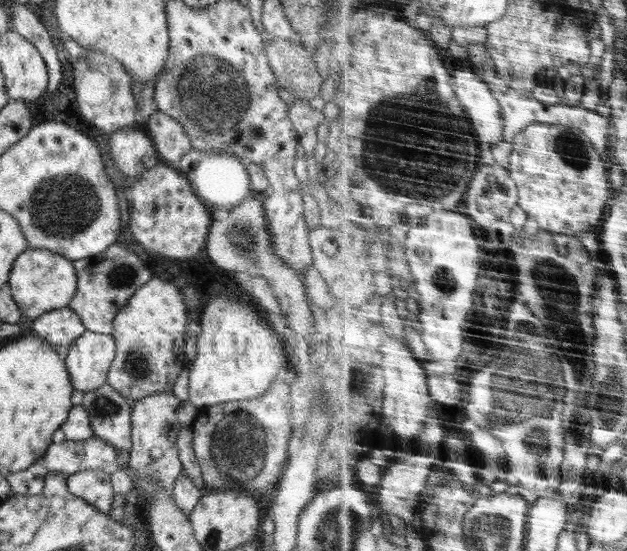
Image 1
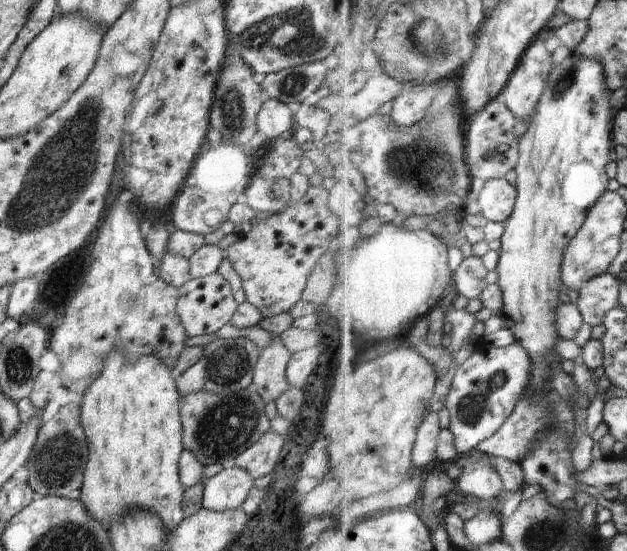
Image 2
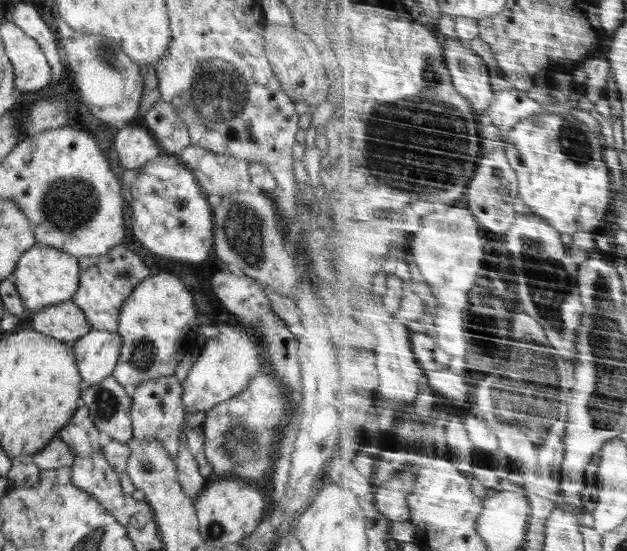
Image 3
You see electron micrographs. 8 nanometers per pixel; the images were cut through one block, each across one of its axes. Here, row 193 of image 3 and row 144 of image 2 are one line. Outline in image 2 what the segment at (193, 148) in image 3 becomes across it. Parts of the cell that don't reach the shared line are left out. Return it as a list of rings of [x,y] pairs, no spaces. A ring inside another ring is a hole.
[[[207,140],[194,161],[182,190],[174,196],[171,223],[178,230],[203,237],[221,228],[221,224],[229,220],[230,208],[243,198],[246,187],[256,171],[254,156],[250,156],[242,146]]]

